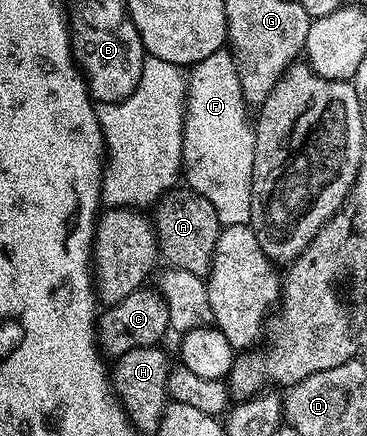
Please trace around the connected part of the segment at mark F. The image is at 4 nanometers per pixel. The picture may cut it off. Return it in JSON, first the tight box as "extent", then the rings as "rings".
{"extent":[182,50,256,226],"rings":[[[221,50],[210,54],[210,58],[202,58],[202,62],[191,65],[190,71],[187,73],[188,78],[188,102],[184,105],[184,137],[182,138],[182,158],[184,163],[182,165],[182,176],[186,181],[187,187],[191,188],[192,191],[202,194],[202,198],[206,198],[206,202],[210,202],[210,206],[214,206],[214,210],[218,214],[221,225],[227,226],[229,224],[248,224],[250,221],[250,198],[252,197],[252,175],[254,174],[254,146],[256,145],[256,129],[250,123],[250,116],[248,120],[248,112],[250,112],[249,105],[244,103],[244,95],[242,94],[242,86],[238,82],[238,70],[236,69],[236,63],[232,57],[231,51]]]}

